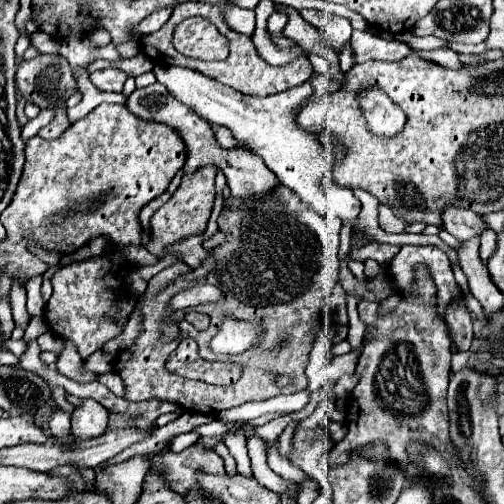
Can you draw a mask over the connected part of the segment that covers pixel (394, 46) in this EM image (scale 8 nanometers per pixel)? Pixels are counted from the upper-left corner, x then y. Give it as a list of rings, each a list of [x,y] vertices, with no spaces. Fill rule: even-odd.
[[[352,31],[351,44],[355,62],[360,64],[371,60],[396,62],[406,57],[410,47],[396,39],[382,39],[370,31]]]

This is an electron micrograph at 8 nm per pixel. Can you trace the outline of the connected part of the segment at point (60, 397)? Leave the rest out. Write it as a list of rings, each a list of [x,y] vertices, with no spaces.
[[[56,387],[52,390],[52,396],[56,403],[60,405],[60,407],[62,407],[62,409],[64,409],[68,415],[72,415],[72,411],[70,411],[70,409],[74,409],[74,405],[66,401],[65,394],[66,392],[63,387]]]

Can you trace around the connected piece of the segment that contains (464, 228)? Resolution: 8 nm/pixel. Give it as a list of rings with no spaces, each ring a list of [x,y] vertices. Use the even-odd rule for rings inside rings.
[[[452,207],[450,211],[446,211],[442,219],[444,219],[444,229],[460,241],[480,237],[488,229],[488,225],[480,215],[472,211],[458,211],[458,207]]]

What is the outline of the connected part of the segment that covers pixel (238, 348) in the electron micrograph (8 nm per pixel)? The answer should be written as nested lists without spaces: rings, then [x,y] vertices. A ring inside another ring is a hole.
[[[226,317],[222,329],[218,331],[218,335],[210,341],[210,349],[216,353],[242,353],[246,349],[252,347],[252,343],[256,341],[260,333],[258,323],[250,323],[250,321],[238,321],[232,317]]]

